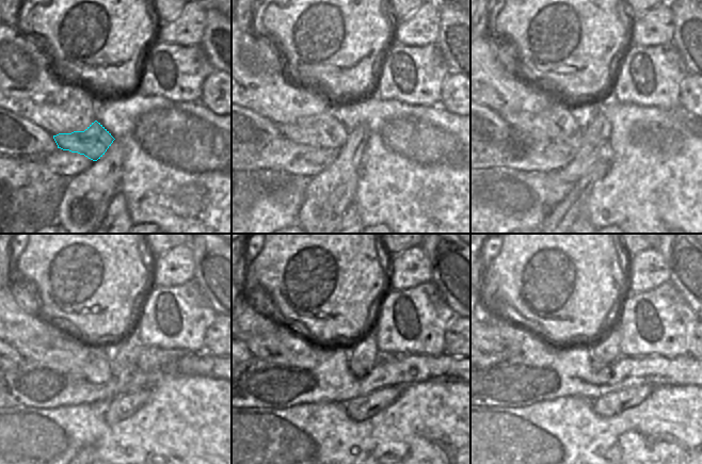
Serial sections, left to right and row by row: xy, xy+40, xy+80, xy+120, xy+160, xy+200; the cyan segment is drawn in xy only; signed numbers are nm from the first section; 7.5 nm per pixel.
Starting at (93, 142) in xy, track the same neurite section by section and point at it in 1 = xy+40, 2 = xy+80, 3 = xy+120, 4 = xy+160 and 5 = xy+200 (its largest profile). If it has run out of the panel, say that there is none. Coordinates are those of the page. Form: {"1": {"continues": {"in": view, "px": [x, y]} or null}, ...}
{"1": {"continues": {"in": "xy+40", "px": [325, 130]}}, "2": {"continues": {"in": "xy+80", "px": [559, 121]}}, "3": {"continues": {"in": "xy+120", "px": [62, 349]}}, "4": {"continues": {"in": "xy+160", "px": [284, 342]}}, "5": {"continues": {"in": "xy+200", "px": [499, 336]}}}

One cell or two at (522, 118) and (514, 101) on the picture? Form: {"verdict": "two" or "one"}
{"verdict": "two"}

